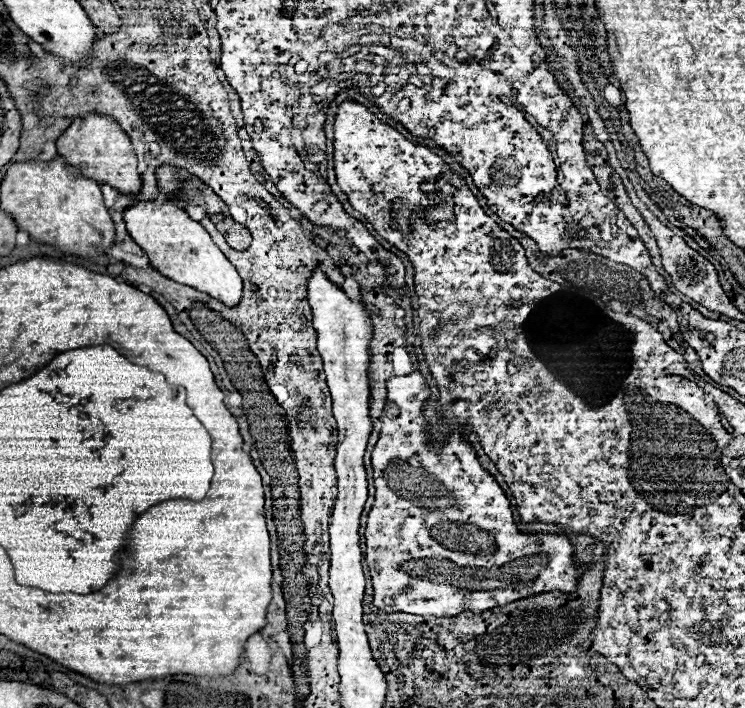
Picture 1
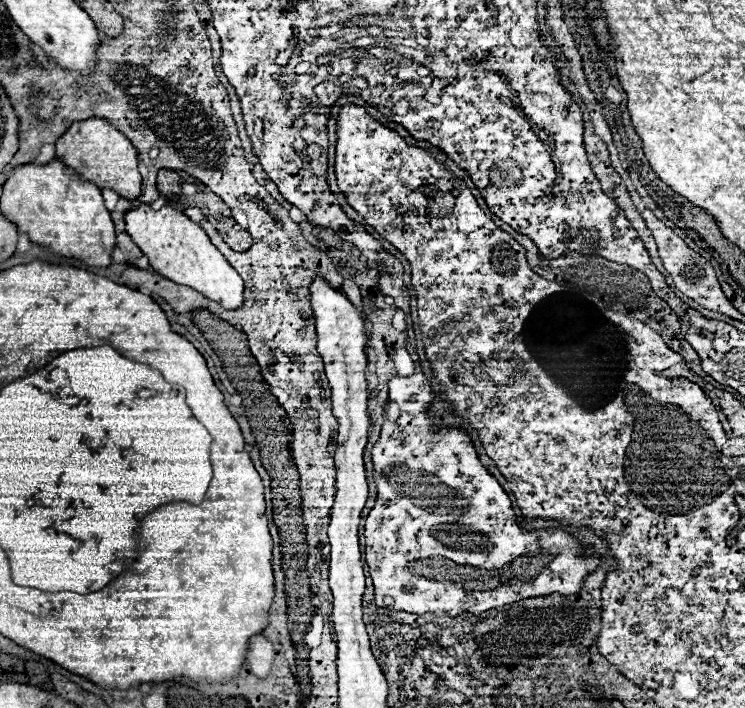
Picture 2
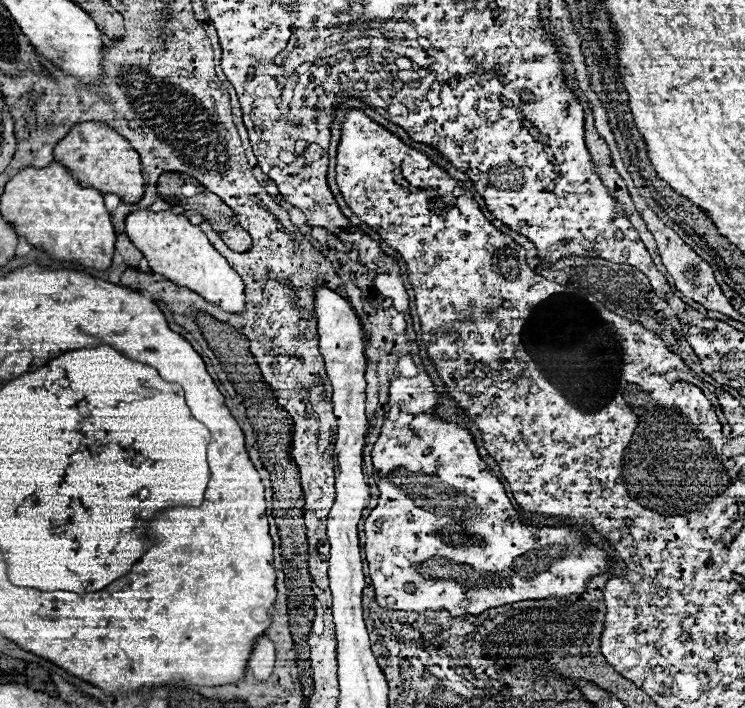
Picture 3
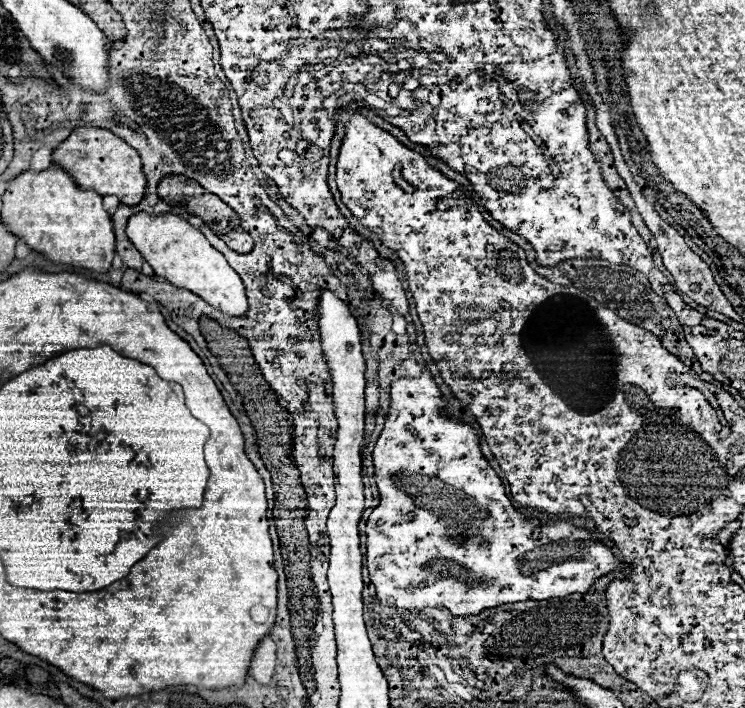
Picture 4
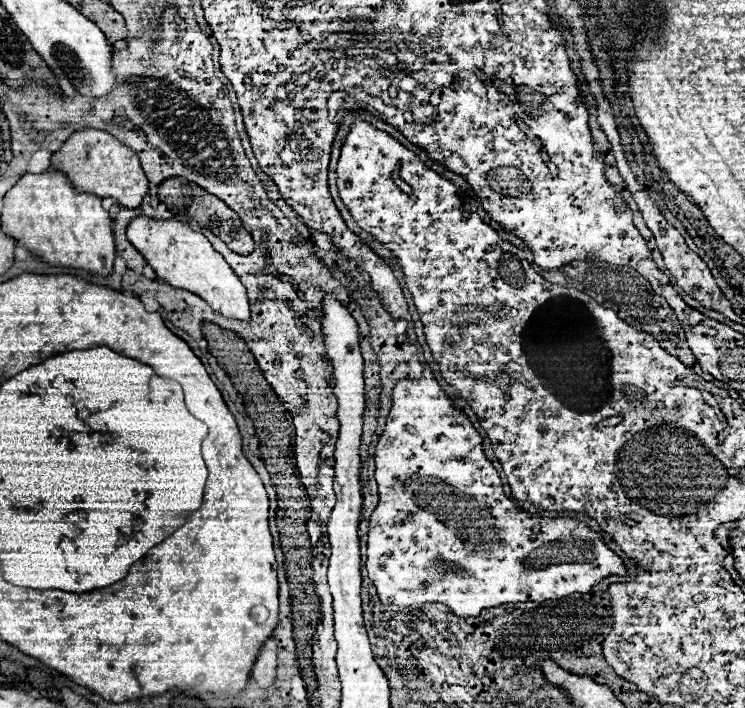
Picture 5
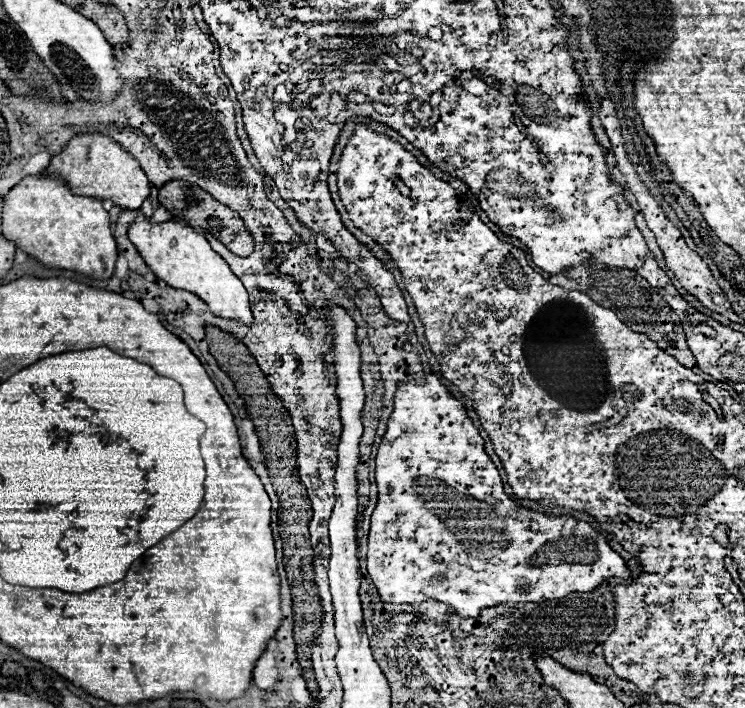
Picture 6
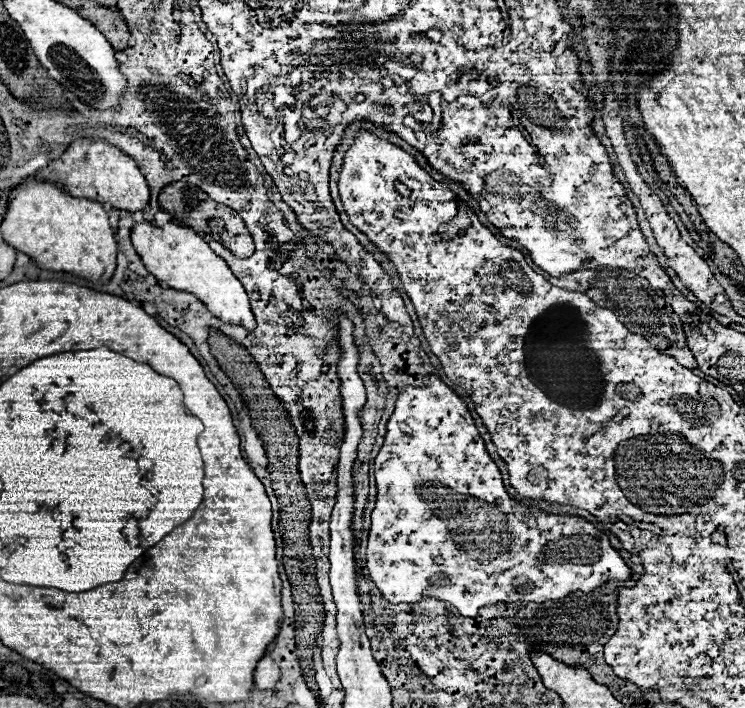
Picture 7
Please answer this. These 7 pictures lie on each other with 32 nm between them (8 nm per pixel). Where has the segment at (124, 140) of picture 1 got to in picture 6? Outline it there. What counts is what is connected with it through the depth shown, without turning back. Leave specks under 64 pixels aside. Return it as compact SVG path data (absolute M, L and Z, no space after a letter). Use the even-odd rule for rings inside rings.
M88 132L74 136L60 154L52 156L52 162L44 170L44 174L62 176L72 188L72 192L80 196L86 194L96 196L98 200L112 200L116 206L126 210L138 210L150 192L148 178L142 172L138 160L102 132Z

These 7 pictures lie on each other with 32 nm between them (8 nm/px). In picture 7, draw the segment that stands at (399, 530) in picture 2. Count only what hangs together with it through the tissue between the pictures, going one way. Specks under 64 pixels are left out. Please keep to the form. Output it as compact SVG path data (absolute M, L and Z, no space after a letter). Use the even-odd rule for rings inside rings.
M430 374L430 384L416 390L414 394L398 394L396 396L396 408L388 420L388 432L384 436L384 444L380 446L380 452L374 460L374 476L376 476L378 496L376 496L376 508L372 512L366 562L368 562L370 578L378 586L384 600L388 600L392 604L400 604L400 602L414 604L414 602L420 602L422 598L430 596L430 598L438 598L442 602L452 604L454 608L458 608L460 616L464 616L464 618L476 618L478 610L482 606L492 606L496 602L538 602L540 604L546 600L560 600L560 598L564 598L576 590L592 592L598 586L602 586L604 582L614 580L614 578L616 580L628 580L632 574L632 570L626 566L622 556L610 546L606 534L600 532L598 528L594 528L584 518L570 516L570 514L562 514L562 516L560 514L548 514L548 512L534 510L532 506L524 508L524 514L520 514L522 508L504 490L500 470L492 462L492 458L488 456L488 452L484 448L484 440L482 440L482 436L480 436L480 432L478 432L478 428L476 428L476 424L474 424L474 420L466 408L466 402L460 396L456 396L454 390L450 390L436 374Z

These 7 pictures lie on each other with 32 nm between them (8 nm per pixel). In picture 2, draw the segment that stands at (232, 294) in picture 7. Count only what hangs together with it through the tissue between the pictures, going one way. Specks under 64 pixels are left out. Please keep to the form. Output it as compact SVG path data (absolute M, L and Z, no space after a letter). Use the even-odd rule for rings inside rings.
M140 204L134 210L128 210L126 216L126 232L132 242L148 256L150 266L168 280L176 284L190 286L198 290L210 300L220 302L228 310L236 310L242 306L244 282L238 272L228 264L228 260L218 252L218 248L210 242L208 234L200 228L200 224L192 222L184 212L166 204L160 210L154 210L150 204Z

